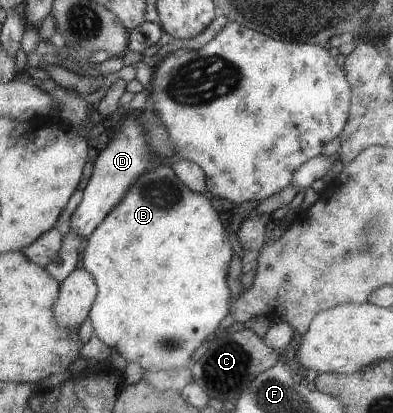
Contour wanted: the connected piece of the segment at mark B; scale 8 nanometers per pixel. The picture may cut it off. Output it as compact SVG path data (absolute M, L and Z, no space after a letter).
M158 163L154 168L146 170L141 177L129 187L125 197L120 198L117 206L102 218L101 225L97 227L86 238L84 251L82 252L82 270L93 276L94 283L97 286L96 300L89 310L90 324L94 329L93 335L96 336L109 349L116 352L128 363L135 362L140 364L144 371L162 371L178 370L178 368L189 367L192 363L190 356L192 352L202 345L204 338L208 334L216 333L222 326L227 323L228 303L231 299L228 288L228 263L232 256L232 248L228 242L228 236L218 220L218 214L214 212L212 204L203 194L191 192L178 178L174 175L172 168L161 166Z

